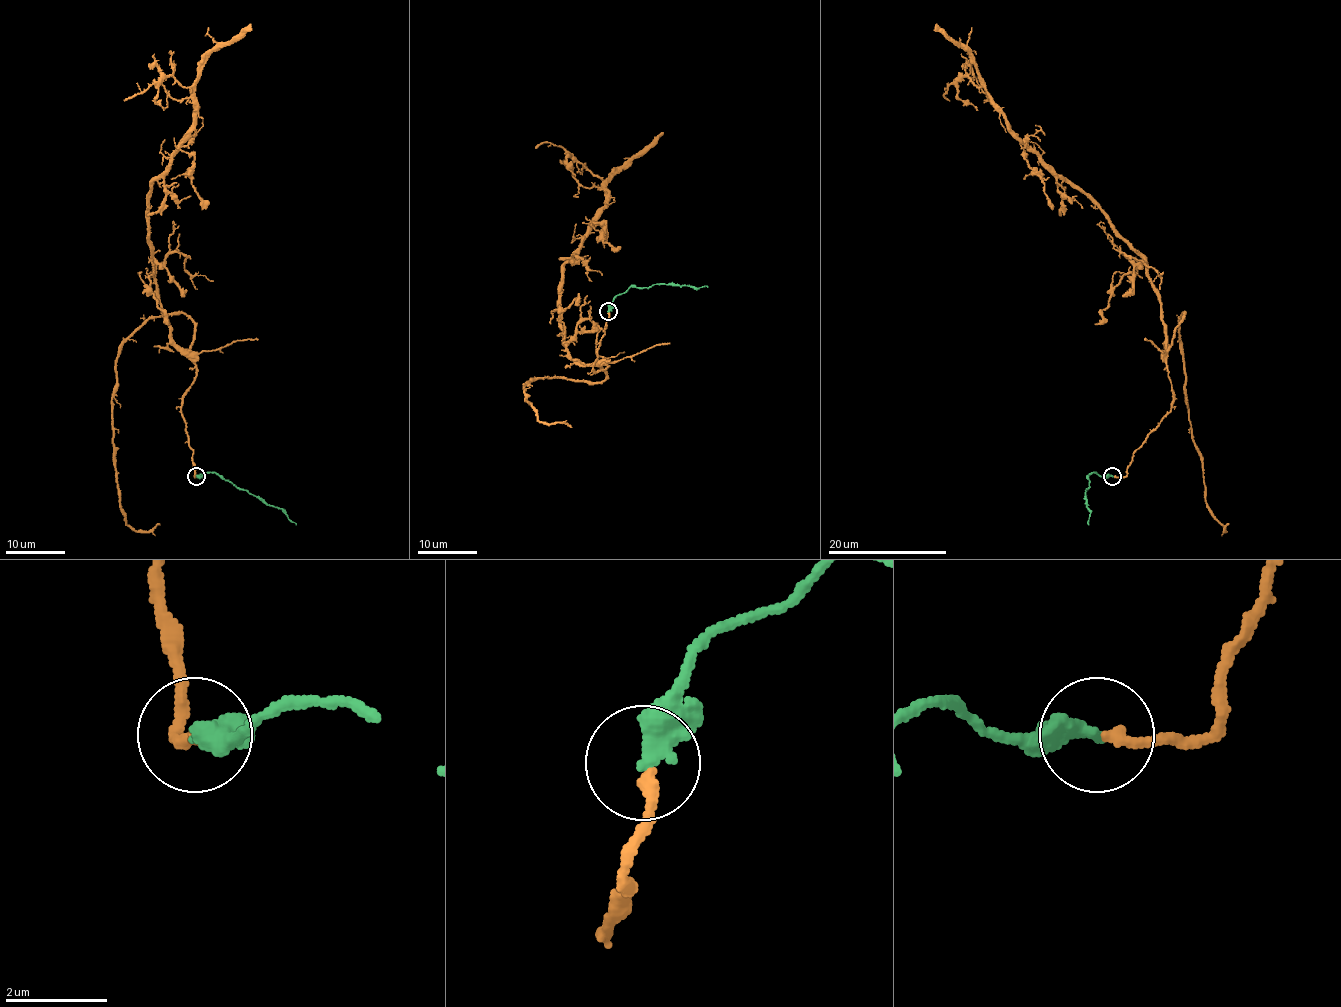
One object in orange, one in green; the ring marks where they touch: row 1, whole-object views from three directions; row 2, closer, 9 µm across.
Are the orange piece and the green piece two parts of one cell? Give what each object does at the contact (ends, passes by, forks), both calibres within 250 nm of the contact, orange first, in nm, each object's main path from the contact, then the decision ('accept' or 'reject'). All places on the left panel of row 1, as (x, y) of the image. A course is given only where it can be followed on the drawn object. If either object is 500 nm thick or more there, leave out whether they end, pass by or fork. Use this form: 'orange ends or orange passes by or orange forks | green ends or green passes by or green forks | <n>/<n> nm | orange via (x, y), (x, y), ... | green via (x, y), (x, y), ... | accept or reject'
orange ends | green ends | 240/420 nm | orange via (197, 476), (180, 409), (195, 365), (172, 338), (157, 287), (149, 194), (191, 128), (204, 60), (252, 28) | green via (197, 476), (213, 472), (259, 496), (270, 506), (277, 506), (297, 524) | accept

